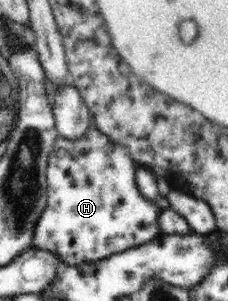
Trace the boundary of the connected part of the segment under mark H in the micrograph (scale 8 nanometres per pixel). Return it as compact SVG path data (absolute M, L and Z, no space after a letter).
M94 124L89 125L87 132L80 139L69 140L62 137L60 145L60 150L51 151L48 158L48 201L36 222L32 238L32 246L35 249L56 253L64 264L80 265L141 246L162 233L157 221L159 207L141 196L135 182L135 172L138 169L136 161L124 145L117 144Z

